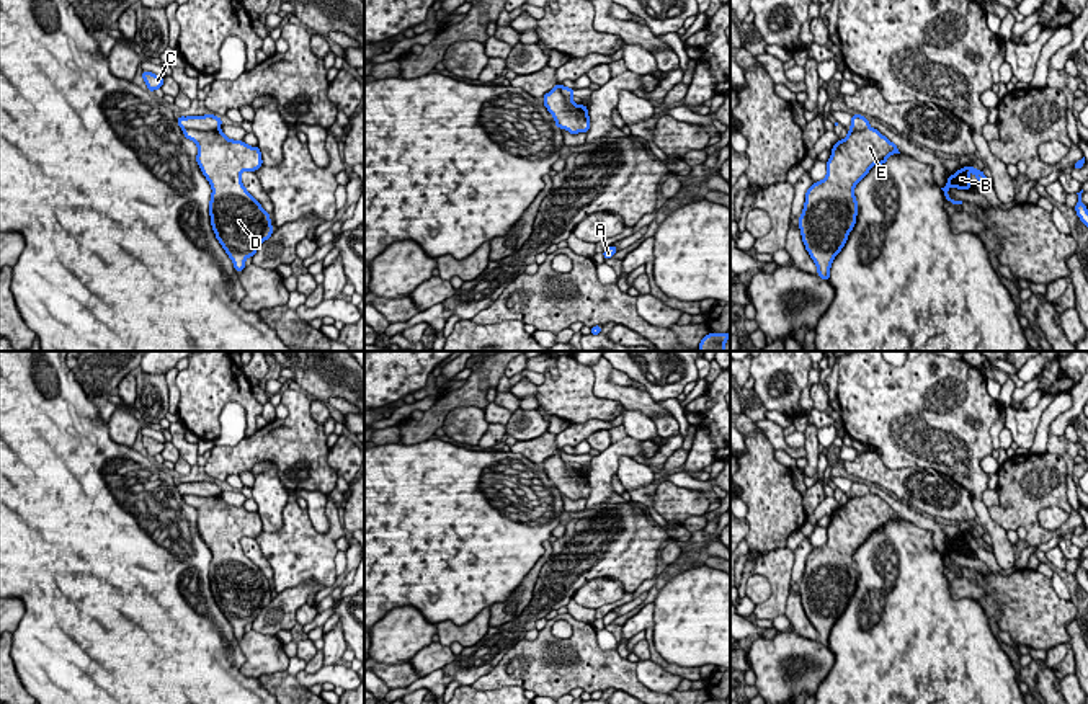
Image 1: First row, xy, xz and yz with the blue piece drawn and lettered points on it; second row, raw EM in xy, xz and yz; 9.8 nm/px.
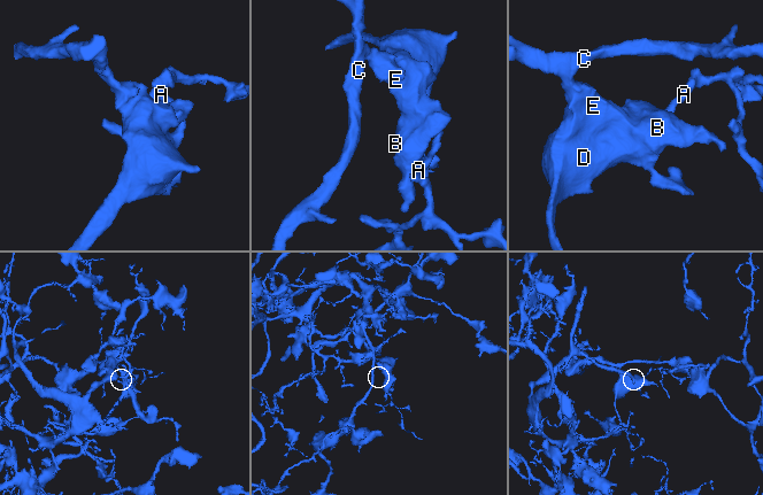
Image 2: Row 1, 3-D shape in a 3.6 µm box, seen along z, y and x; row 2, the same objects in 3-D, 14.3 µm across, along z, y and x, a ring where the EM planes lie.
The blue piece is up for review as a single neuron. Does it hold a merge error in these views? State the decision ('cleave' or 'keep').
cleave

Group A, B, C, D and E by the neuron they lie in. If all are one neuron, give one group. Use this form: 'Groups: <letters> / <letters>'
Groups: A B D E / C

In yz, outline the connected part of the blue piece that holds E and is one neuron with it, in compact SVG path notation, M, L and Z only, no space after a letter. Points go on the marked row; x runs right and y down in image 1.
M877 129L849 131L833 145L827 176L807 189L799 229L823 281L828 281L832 261L856 224L854 186L876 163L885 165L892 154L900 154L897 145Z

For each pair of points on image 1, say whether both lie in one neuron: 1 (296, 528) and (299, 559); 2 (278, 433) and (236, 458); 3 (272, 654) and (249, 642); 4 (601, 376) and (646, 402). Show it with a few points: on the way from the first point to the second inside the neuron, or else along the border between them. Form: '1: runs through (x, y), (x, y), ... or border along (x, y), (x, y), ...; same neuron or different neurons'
1: runs through (298, 536), (298, 551); same neuron
2: runs through (268, 443), (245, 454); same neuron
3: runs through (267, 654), (254, 646); same neuron
4: runs through (608, 387), (613, 392), (634, 399); same neuron

